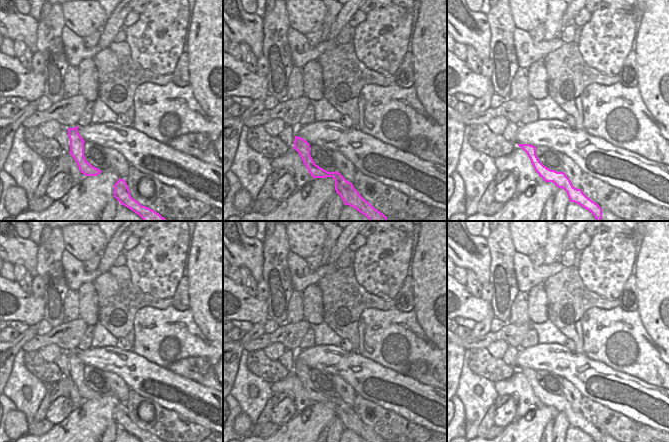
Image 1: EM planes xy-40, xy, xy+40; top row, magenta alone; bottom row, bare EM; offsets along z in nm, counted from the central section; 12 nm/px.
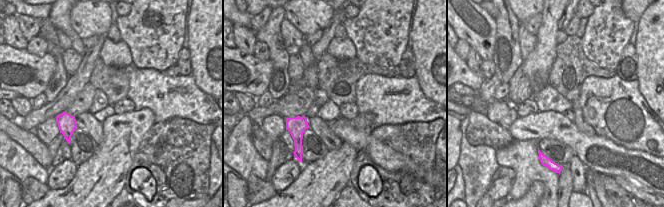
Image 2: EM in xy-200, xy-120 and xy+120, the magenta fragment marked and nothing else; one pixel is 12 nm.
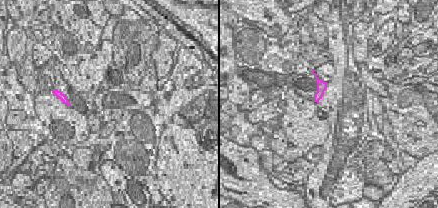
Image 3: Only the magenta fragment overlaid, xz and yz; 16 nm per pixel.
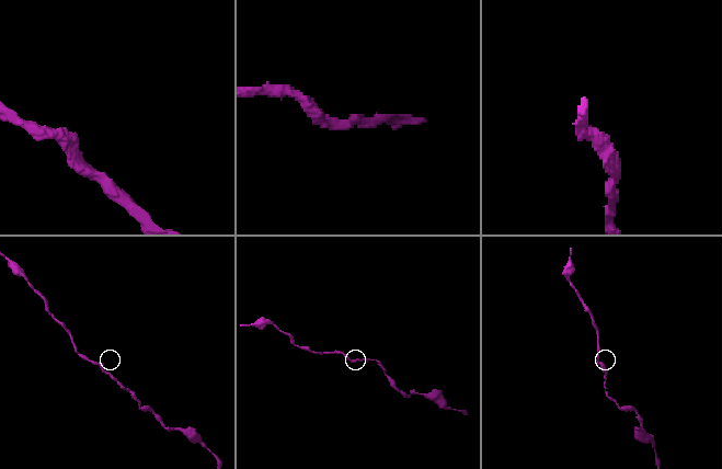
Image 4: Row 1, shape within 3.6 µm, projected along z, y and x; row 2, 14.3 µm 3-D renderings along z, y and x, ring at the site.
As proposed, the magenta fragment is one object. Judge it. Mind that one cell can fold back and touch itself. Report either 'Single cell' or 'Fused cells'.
Single cell

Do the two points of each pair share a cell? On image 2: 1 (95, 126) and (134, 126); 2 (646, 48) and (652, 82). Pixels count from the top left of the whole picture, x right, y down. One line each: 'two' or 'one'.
1: two
2: one

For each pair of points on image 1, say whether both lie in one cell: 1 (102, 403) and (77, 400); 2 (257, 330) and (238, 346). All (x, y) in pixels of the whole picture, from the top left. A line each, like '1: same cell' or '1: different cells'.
1: different cells
2: same cell

